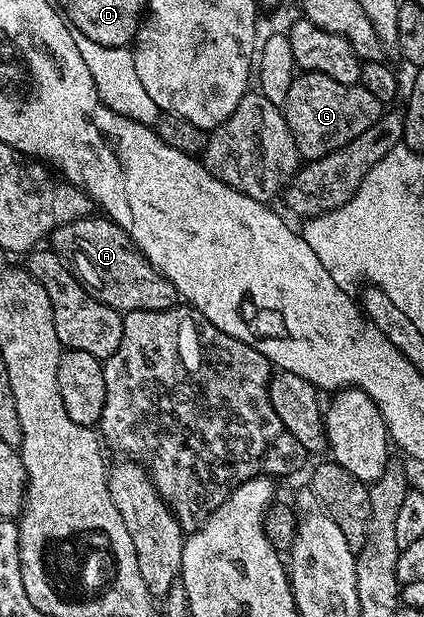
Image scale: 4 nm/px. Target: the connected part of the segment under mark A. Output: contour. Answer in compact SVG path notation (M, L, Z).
M90 214L79 220L62 224L56 228L49 237L49 244L58 252L68 265L73 266L73 271L88 290L101 302L111 308L116 308L120 314L129 312L160 312L166 308L176 307L177 293L175 287L167 281L146 258L139 253L138 248L112 220L102 214Z

